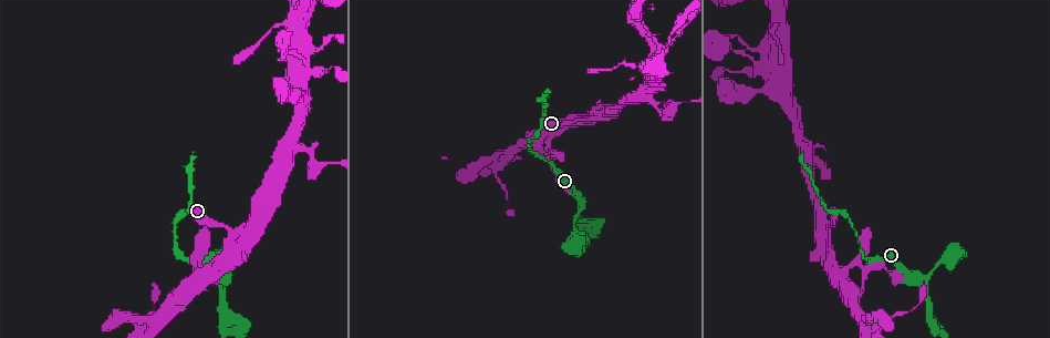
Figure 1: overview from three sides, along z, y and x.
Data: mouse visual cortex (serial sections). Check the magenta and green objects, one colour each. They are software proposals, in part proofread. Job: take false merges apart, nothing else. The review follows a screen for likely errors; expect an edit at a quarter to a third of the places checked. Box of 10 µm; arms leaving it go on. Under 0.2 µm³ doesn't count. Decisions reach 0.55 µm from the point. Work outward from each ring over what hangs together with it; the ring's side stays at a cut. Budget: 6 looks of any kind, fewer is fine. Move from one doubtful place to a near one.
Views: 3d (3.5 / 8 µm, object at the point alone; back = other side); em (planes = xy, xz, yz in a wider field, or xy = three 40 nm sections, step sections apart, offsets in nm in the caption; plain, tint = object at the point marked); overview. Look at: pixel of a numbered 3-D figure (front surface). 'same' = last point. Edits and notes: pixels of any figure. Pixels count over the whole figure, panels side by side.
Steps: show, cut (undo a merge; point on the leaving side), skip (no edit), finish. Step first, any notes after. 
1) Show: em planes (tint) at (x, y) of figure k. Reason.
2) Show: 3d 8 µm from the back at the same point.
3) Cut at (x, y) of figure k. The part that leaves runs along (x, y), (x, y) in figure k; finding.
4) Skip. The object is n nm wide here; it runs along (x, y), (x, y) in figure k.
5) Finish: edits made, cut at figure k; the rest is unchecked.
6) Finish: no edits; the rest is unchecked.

Show: 3d 3.5 µm at (804, 149) of figure 1. Three arms meet.

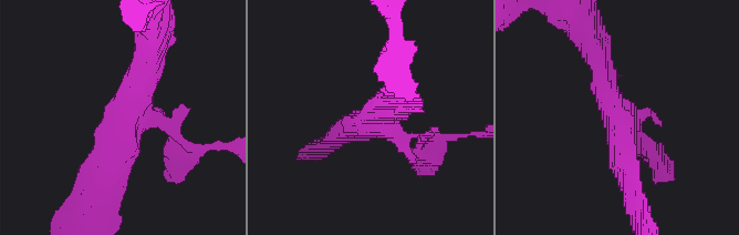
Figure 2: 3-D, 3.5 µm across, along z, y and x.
Show: em xy step 1 (tint) at (374, 121) of figure 2.

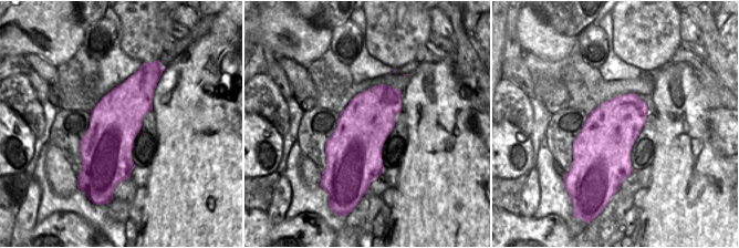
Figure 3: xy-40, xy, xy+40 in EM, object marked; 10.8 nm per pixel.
Skip. It runs along (97, 182), (148, 55) in figure 2; one cell here.

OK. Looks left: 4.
Show: 3d 3.5 µm at (578, 207) of figure 1. Arms part here.

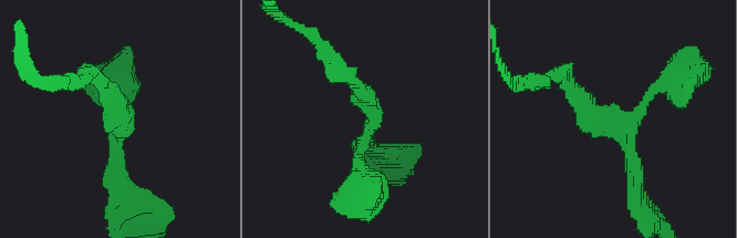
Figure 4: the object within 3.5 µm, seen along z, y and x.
Show: em xy step 1 (tint) at (122, 126) of figure 4. Need the tissue.

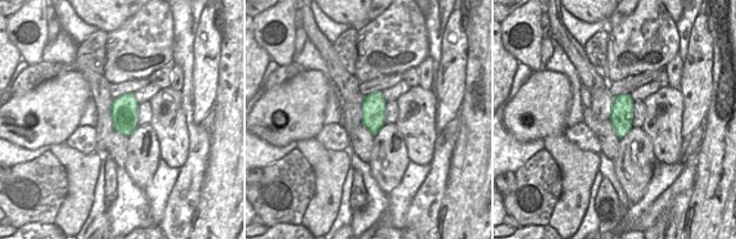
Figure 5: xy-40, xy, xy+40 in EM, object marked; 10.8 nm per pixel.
Show: em xy step 3 (tint) at the same point. Another direction.

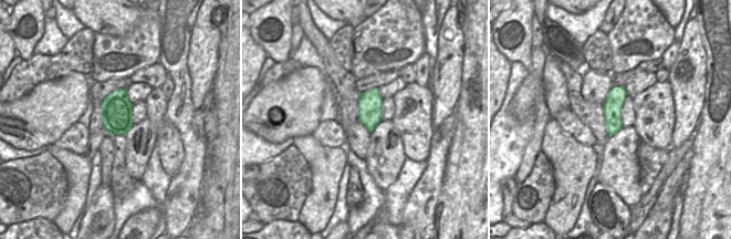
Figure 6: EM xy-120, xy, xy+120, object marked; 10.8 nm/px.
Skip. It runs along (349, 75), (373, 110), (363, 178) in figure 4; all the same cell.

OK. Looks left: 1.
Finish: no edits; the rest is unchecked.

